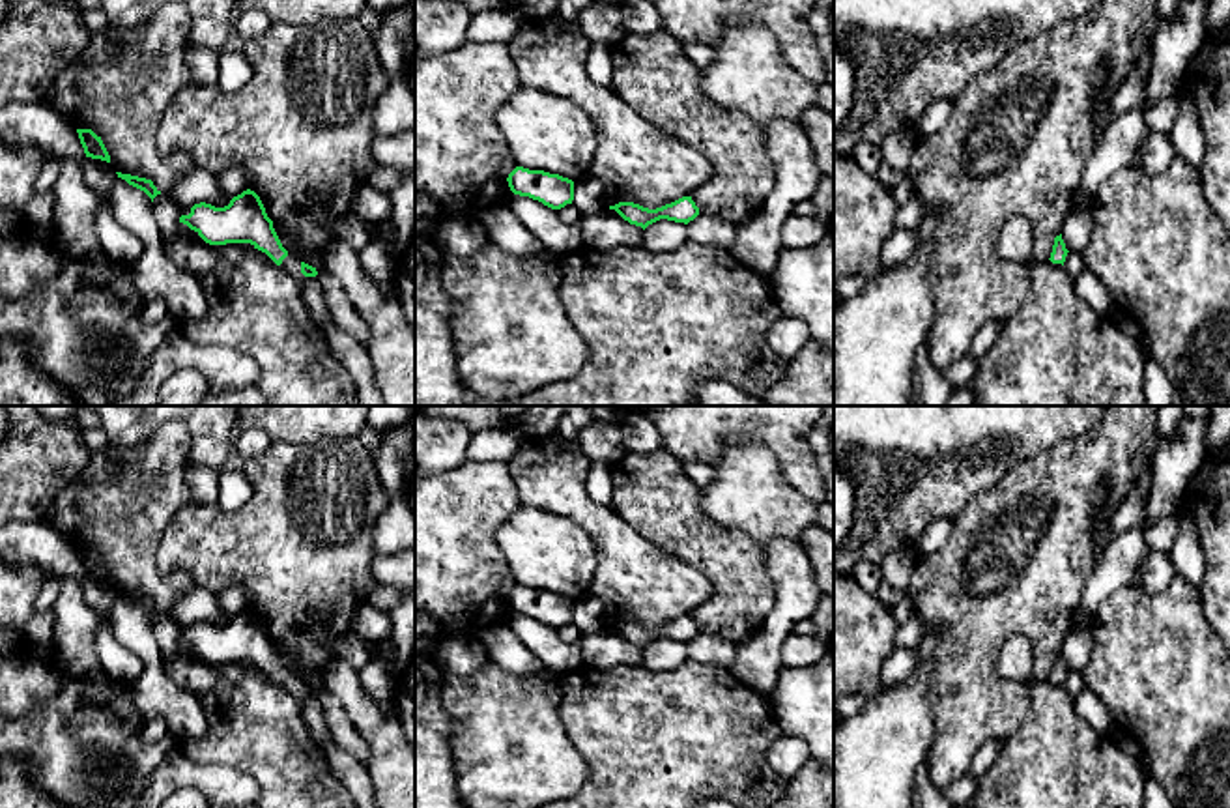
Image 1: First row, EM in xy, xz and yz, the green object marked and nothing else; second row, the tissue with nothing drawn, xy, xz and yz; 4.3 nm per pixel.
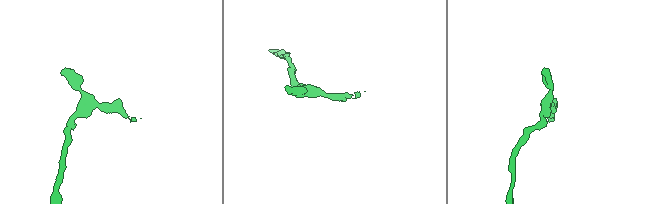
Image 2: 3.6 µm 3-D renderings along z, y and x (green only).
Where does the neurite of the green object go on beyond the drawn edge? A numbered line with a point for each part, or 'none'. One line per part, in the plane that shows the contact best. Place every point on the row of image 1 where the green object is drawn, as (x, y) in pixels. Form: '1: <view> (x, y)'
1: xy (290, 264)

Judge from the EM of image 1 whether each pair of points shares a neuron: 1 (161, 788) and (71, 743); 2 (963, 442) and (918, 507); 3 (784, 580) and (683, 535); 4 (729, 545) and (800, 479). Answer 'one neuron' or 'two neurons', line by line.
1: two neurons
2: one neuron
3: two neurons
4: two neurons

